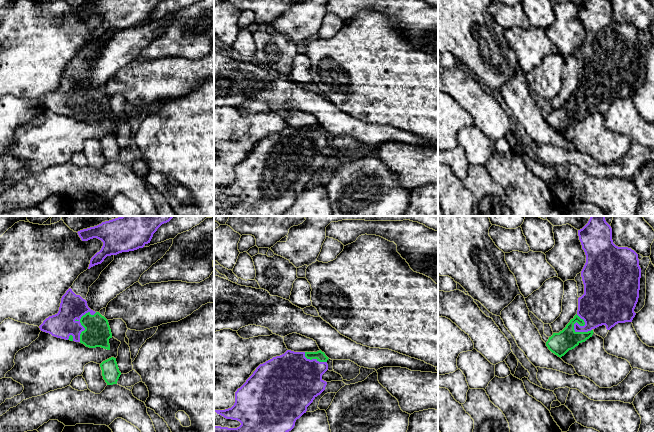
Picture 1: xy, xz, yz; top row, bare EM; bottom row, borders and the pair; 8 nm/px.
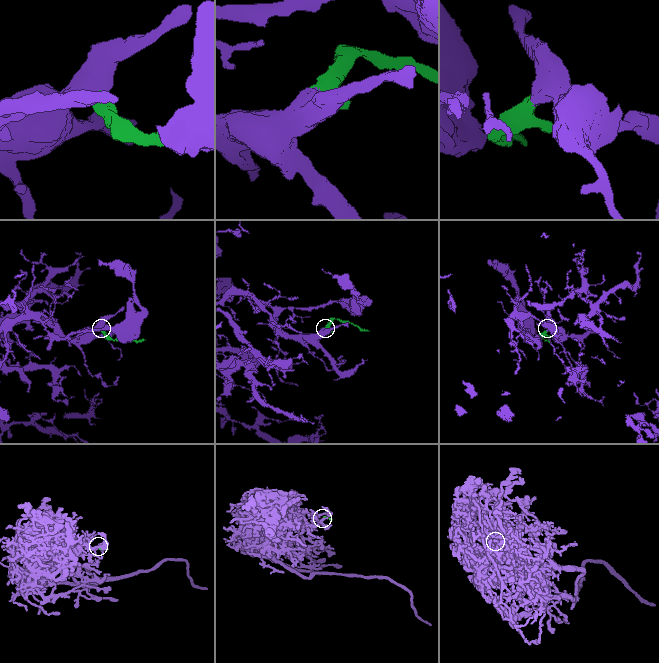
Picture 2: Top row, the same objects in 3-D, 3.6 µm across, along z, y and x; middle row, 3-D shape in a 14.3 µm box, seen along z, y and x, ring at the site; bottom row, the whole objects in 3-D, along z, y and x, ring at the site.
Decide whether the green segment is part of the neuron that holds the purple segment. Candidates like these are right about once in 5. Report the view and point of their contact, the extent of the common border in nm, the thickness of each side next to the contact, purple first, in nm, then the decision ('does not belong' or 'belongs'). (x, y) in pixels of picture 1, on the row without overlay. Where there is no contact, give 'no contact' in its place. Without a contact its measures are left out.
xy (79, 98) | 280 nm | 200/220 nm | belongs

